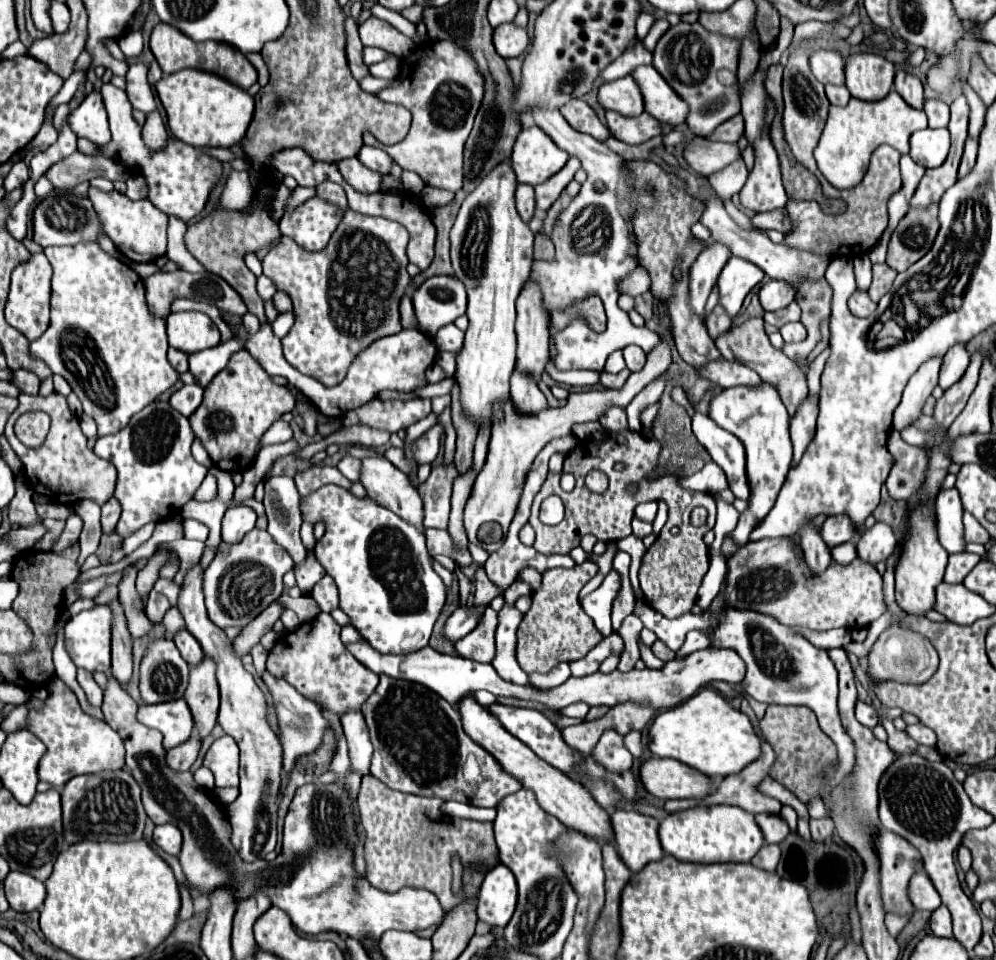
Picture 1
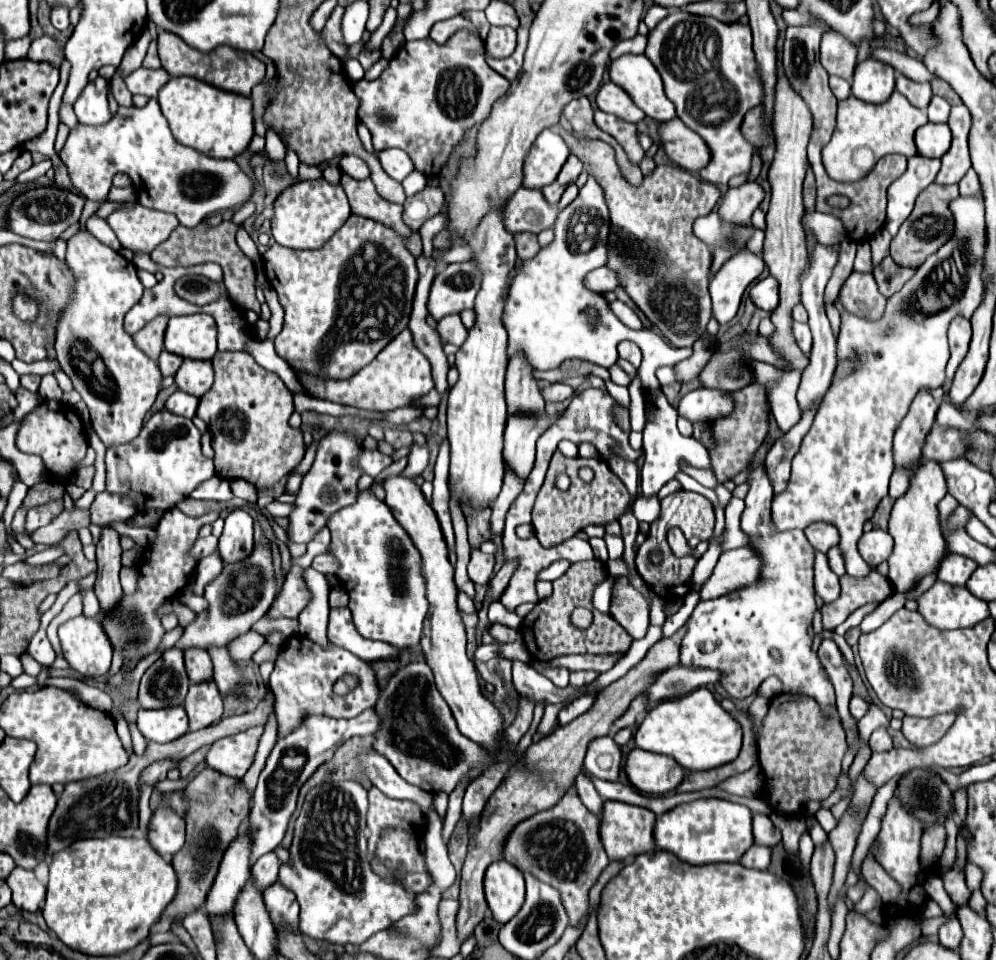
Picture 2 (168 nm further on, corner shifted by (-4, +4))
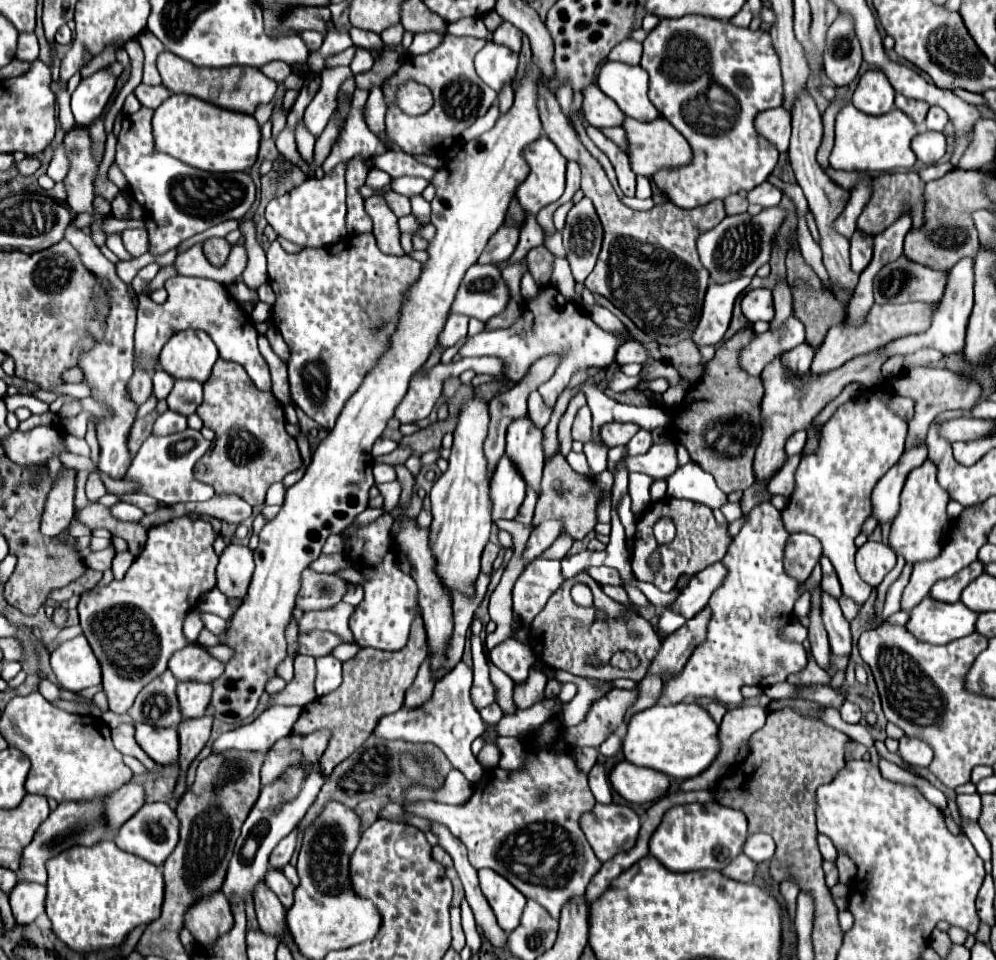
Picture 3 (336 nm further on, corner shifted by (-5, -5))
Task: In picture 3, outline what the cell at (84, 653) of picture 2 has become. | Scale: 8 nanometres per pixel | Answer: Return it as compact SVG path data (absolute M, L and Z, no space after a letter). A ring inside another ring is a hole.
M83 634L61 642L51 652L51 668L61 688L71 692L101 684L101 664Z

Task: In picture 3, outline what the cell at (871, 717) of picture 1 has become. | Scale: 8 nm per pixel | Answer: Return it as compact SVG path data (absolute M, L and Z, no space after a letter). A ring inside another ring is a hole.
M845 702L845 704L841 706L841 718L843 718L845 722L849 722L849 724L859 724L861 718L863 718L863 714L861 714L861 710L859 710L857 704Z

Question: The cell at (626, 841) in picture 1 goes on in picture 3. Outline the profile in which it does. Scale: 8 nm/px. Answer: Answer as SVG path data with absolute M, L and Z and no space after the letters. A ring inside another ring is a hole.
M595 804L593 812L581 818L581 828L601 862L611 860L615 854L635 846L641 820L621 804Z

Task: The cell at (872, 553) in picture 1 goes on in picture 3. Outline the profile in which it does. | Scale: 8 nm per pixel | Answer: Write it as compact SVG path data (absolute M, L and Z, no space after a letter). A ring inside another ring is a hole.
M865 542L857 550L857 572L859 576L871 584L879 586L889 570L895 566L895 552L883 542Z

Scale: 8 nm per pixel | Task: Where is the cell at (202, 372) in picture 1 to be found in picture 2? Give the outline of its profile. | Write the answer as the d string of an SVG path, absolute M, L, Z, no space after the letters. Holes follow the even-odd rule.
M184 359L180 369L174 375L174 383L180 391L202 397L214 381L214 371L210 361L192 361Z

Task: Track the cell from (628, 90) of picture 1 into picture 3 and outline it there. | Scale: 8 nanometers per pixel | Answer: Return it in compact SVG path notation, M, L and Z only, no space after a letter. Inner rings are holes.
M591 84L583 92L583 118L597 128L621 126L625 122L623 110L617 106L615 100L603 94L597 84Z

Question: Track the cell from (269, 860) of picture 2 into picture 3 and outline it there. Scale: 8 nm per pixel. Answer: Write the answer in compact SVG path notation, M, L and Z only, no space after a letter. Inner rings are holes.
M291 832L285 840L281 840L281 846L277 846L269 856L269 866L275 870L281 870L283 866L287 866L293 856L295 842L297 842L297 832Z

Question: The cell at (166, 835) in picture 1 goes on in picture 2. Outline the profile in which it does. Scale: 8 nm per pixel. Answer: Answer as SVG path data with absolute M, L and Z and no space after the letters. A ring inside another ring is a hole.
M160 805L148 823L148 843L160 855L174 855L184 845L184 819L170 807Z

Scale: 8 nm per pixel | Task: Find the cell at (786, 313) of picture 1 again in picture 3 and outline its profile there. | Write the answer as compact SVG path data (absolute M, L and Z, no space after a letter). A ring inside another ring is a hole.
M789 318L785 332L765 332L755 338L739 352L739 366L749 372L749 376L759 376L765 364L777 356L777 352L787 352L805 340L805 326L797 318Z

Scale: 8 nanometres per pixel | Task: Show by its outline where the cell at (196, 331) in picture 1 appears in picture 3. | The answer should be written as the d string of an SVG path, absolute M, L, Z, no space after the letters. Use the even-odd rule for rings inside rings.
M183 330L163 346L159 364L175 378L205 382L217 360L217 346L203 330Z

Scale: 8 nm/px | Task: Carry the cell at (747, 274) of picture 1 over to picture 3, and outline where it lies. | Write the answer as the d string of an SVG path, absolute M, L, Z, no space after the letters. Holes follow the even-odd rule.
M747 276L723 284L715 284L715 282L709 284L703 304L703 314L697 324L697 332L693 334L695 344L703 346L703 344L717 344L723 340L733 316L733 304L749 284L751 278Z

